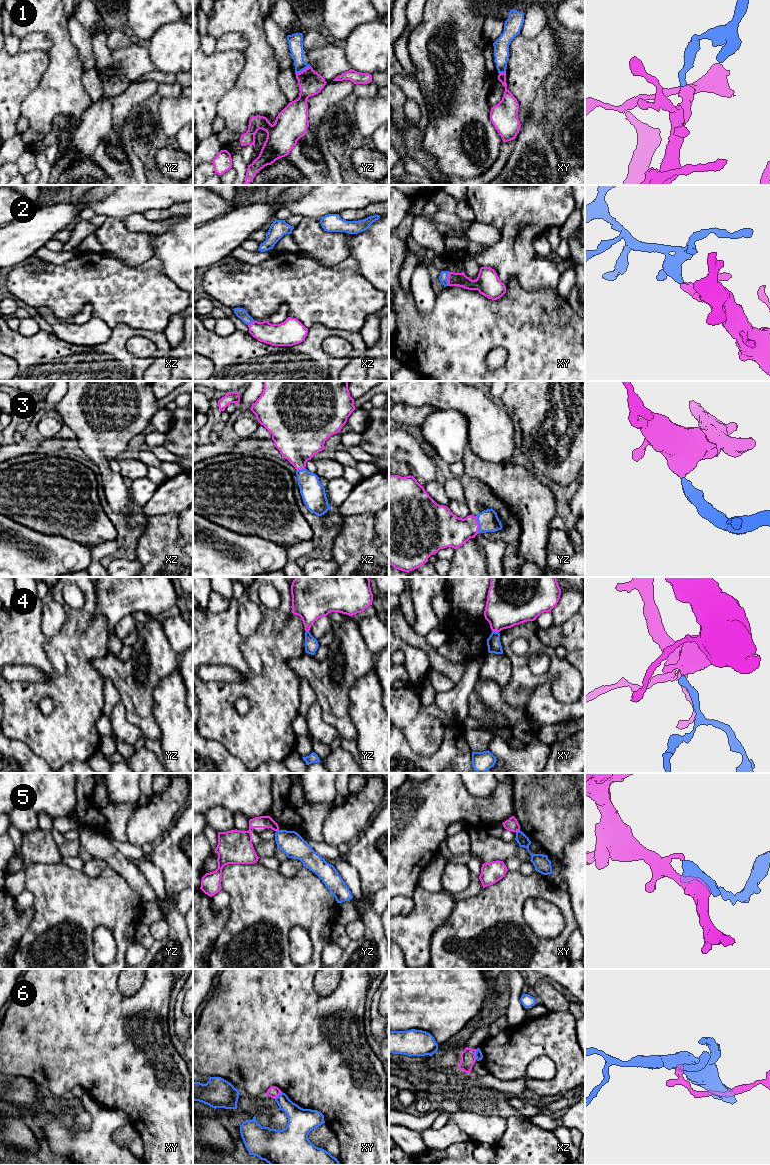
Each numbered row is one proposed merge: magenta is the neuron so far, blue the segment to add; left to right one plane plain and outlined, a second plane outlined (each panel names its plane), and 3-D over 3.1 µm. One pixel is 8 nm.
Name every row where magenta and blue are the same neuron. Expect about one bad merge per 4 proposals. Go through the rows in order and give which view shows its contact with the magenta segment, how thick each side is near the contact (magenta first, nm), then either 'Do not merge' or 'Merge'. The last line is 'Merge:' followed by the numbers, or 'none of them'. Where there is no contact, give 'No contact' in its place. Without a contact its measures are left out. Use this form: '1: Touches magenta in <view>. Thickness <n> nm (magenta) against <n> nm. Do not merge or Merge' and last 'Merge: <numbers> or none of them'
1: Touches magenta in yz. Thickness 190 nm (magenta) against 110 nm. Do not merge
2: Touches magenta in xy. Thickness 110 nm (magenta) against 70 nm. Merge
3: Touches magenta in yz. Thickness 280 nm (magenta) against 170 nm. Merge
4: Touches magenta in xy. Thickness 360 nm (magenta) against 110 nm. Merge
5: Touches magenta in xy. Thickness 100 nm (magenta) against 90 nm. Do not merge
6: Touches magenta in xz. Thickness 120 nm (magenta) against 60 nm. Do not merge
Merge: 2, 3, 4

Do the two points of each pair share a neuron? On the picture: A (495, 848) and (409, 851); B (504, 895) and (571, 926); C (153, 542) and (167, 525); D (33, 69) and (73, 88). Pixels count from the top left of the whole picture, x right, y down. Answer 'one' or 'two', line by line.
A: two
B: one
C: one
D: two

